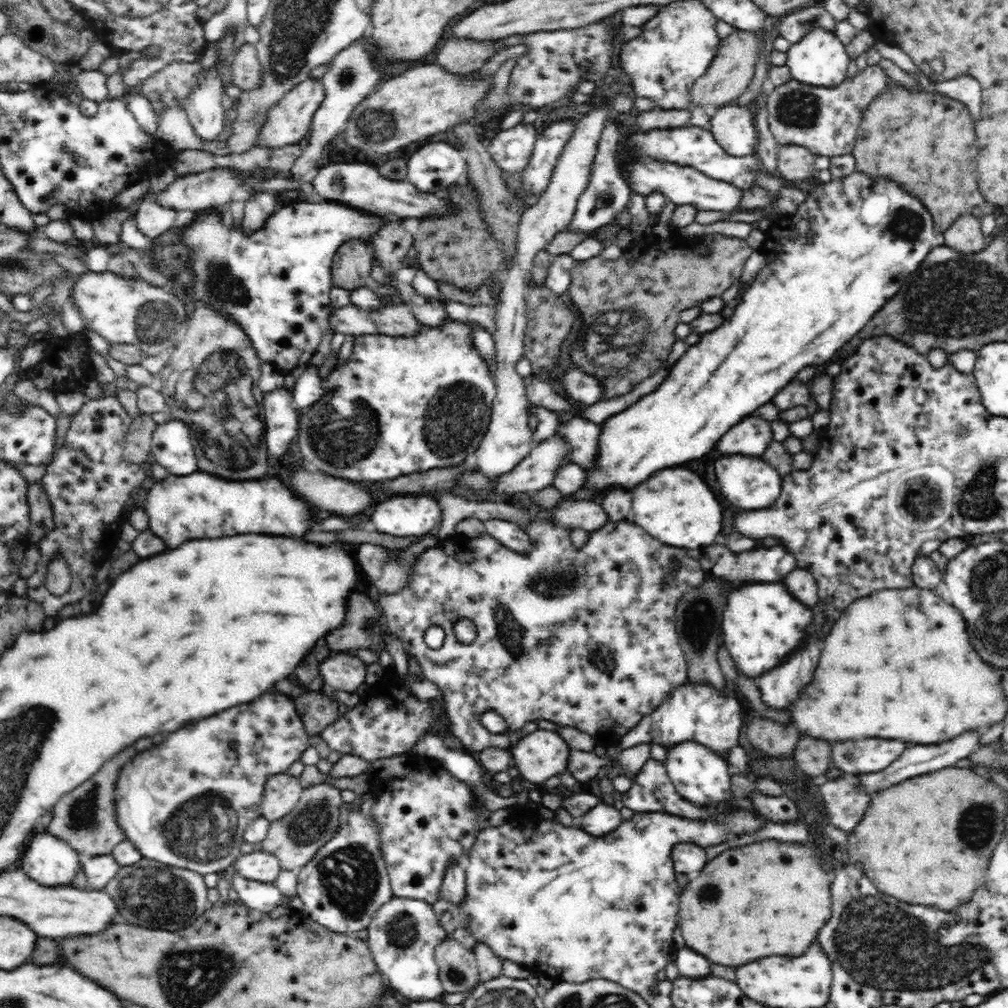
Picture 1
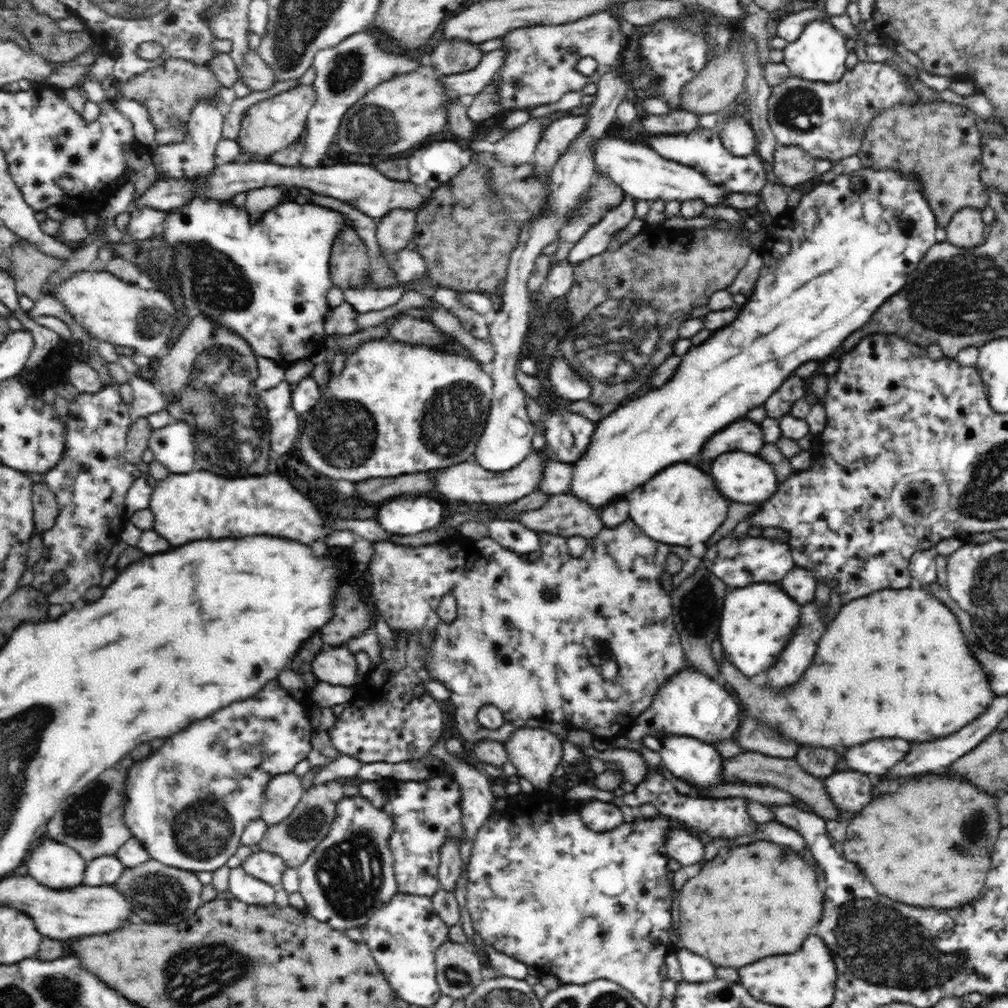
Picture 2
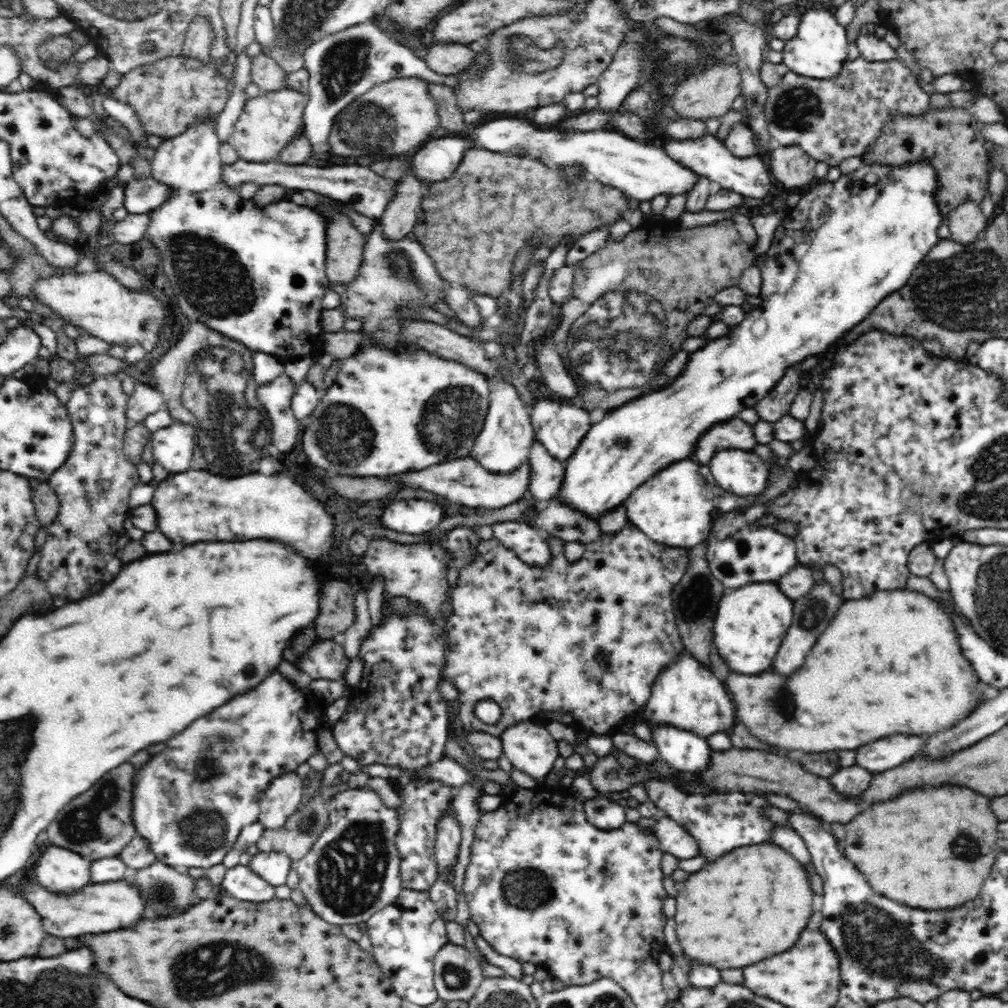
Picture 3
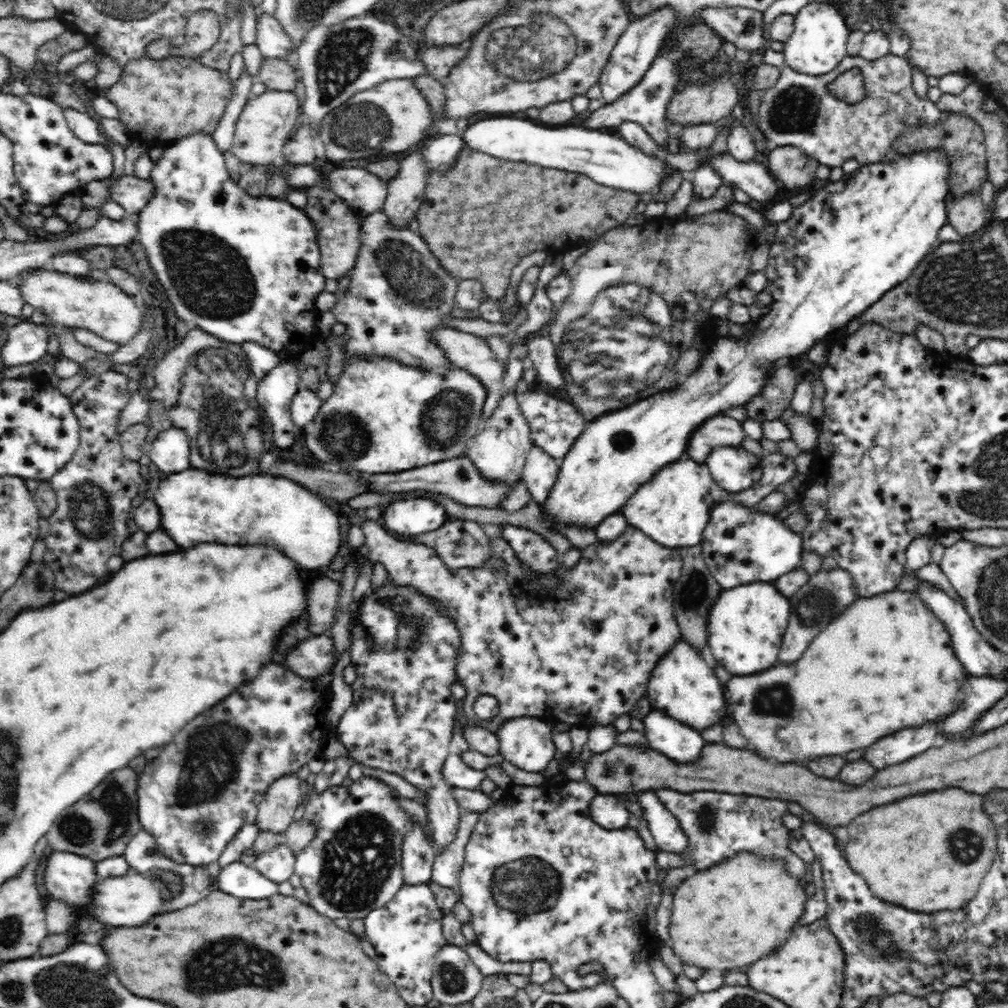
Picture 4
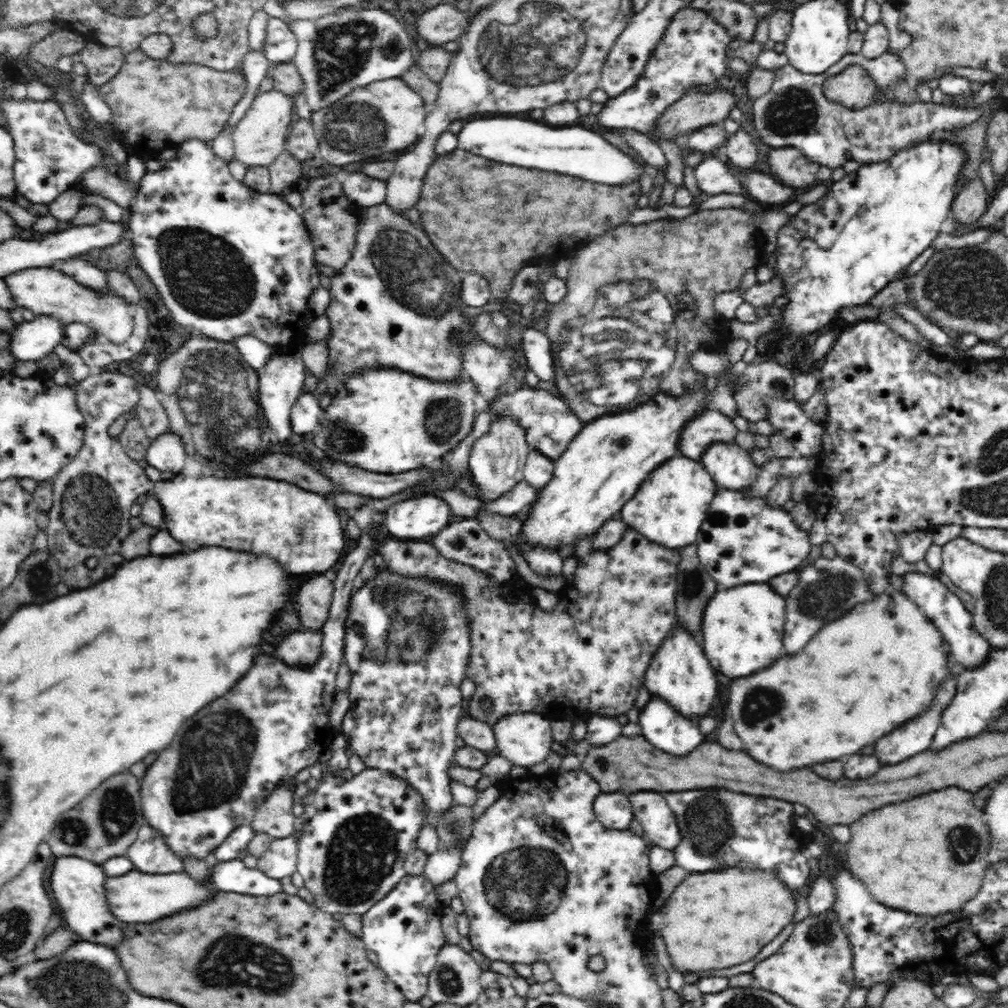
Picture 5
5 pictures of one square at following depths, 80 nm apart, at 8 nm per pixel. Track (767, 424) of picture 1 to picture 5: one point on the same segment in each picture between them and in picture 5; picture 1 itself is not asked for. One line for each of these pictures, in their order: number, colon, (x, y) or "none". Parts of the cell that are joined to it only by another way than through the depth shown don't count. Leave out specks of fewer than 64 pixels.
2: (747, 436)
3: (735, 434)
4: (720, 431)
5: (711, 426)

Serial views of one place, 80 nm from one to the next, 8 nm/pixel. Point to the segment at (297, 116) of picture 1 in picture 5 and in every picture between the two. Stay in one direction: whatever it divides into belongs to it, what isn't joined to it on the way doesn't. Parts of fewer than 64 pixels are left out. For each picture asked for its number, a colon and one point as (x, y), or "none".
2: (268, 126)
3: (268, 122)
4: (267, 121)
5: (259, 137)

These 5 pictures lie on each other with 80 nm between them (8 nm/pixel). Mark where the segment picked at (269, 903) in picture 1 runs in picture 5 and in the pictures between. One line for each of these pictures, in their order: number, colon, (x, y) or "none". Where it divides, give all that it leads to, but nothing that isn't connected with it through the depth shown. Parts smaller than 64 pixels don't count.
2: (243, 887)
3: (240, 882)
4: (243, 881)
5: (233, 876)

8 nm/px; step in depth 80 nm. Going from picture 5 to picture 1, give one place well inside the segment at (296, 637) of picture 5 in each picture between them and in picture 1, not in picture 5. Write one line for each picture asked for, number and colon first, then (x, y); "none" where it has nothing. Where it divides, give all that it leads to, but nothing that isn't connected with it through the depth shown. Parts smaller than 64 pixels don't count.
1: (341, 671)
2: (334, 665)
3: (327, 660)
4: (313, 658)

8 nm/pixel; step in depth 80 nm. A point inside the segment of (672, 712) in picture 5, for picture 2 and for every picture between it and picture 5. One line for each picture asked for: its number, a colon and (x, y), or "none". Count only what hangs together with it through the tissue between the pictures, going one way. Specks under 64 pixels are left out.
2: (697, 763)
3: (687, 753)
4: (683, 744)

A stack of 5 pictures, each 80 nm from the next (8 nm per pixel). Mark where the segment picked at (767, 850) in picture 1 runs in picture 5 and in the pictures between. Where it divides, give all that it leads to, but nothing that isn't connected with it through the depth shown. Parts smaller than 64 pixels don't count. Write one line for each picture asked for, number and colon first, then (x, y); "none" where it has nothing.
2: (732, 917)
3: (748, 905)
4: (729, 916)
5: (752, 912)

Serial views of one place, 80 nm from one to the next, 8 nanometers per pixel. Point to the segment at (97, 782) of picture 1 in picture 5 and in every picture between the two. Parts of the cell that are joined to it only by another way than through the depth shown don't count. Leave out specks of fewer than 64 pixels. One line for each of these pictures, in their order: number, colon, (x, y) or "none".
2: (92, 822)
3: (99, 823)
4: (101, 825)
5: (103, 825)

